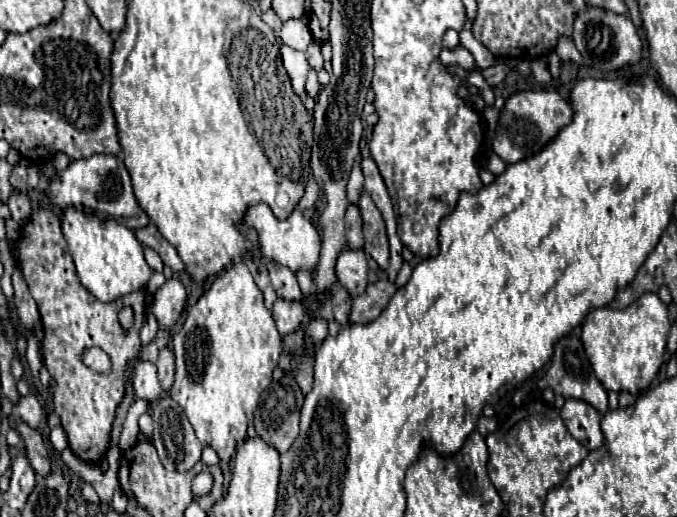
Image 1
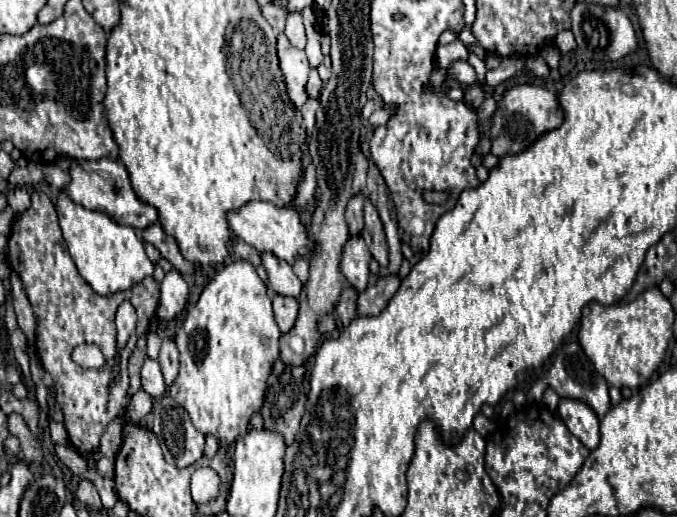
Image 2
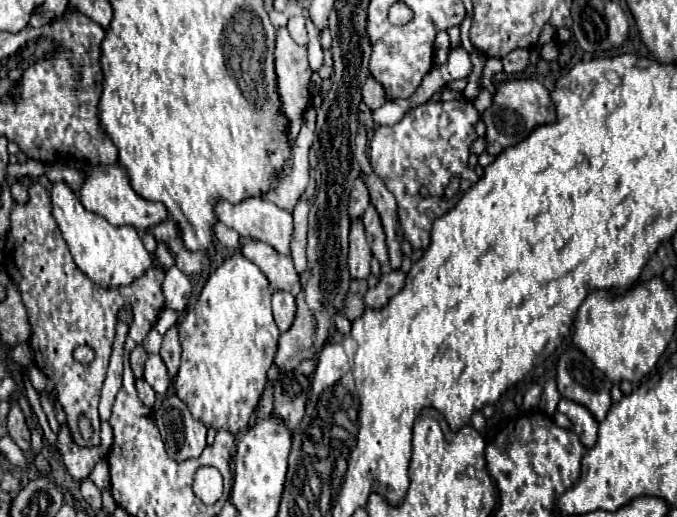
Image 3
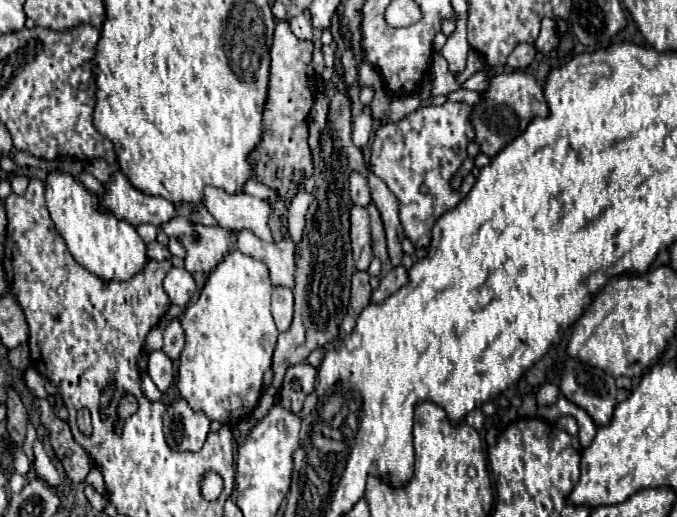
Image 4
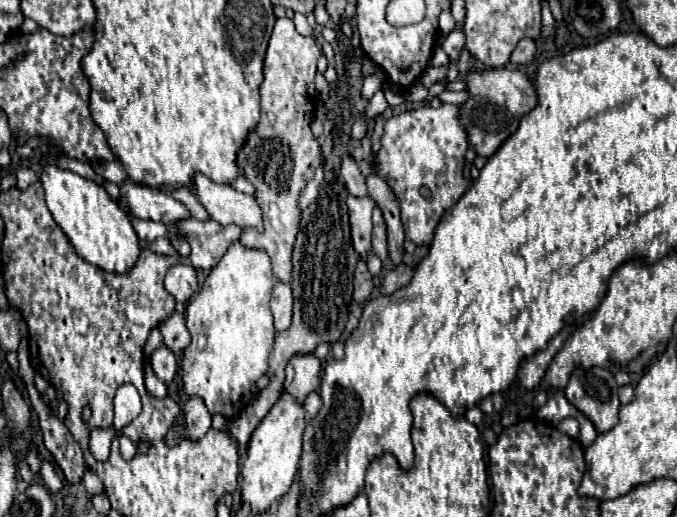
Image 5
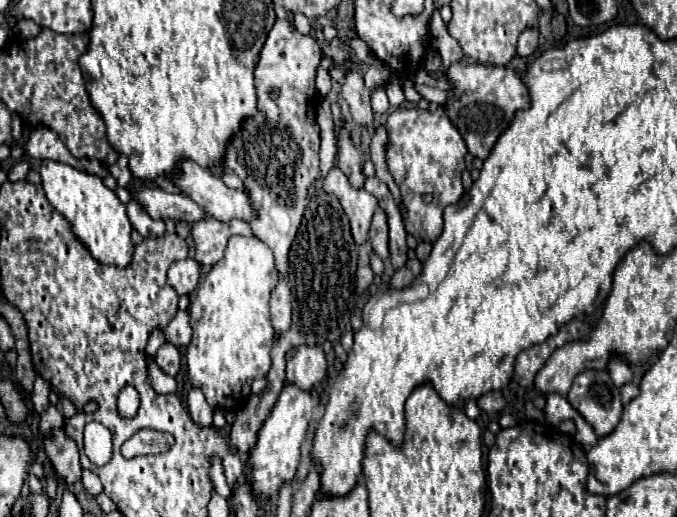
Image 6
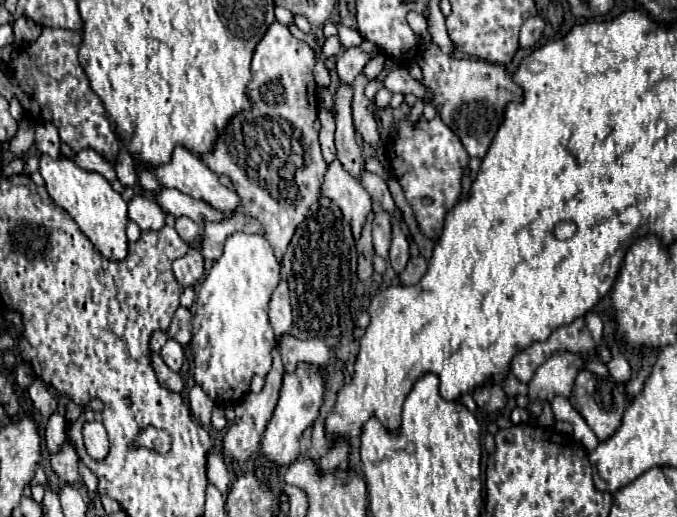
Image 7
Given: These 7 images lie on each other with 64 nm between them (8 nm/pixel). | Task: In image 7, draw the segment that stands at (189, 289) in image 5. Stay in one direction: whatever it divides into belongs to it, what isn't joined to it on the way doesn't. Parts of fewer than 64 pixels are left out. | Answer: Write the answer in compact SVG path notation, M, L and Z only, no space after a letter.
M190 248L186 256L174 260L172 272L182 288L194 286L204 274L204 258L200 256L200 248Z

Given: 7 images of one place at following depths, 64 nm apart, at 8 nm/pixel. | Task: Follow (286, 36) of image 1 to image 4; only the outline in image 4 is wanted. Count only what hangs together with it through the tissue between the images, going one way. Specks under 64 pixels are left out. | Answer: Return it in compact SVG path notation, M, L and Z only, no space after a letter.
M304 14L290 18L288 24L290 24L290 28L298 40L312 40L312 24L308 22L308 18Z

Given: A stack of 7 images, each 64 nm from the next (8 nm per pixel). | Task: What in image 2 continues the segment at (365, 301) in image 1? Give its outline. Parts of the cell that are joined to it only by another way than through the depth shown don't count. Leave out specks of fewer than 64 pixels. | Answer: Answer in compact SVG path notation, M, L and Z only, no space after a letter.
M384 276L358 296L358 316L378 316L400 286L398 276Z

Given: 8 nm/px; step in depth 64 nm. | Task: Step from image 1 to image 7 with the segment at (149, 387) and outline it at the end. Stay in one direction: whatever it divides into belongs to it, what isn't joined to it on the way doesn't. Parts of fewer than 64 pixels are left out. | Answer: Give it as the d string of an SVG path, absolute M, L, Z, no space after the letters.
M168 340L164 346L162 346L162 352L160 352L162 360L166 362L166 366L174 372L180 372L180 366L184 362L184 352L182 352L182 346L174 340Z

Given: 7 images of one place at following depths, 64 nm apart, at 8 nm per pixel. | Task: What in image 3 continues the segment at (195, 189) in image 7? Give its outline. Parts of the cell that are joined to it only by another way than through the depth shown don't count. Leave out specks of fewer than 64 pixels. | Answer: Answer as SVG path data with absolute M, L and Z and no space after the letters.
M248 198L242 200L240 204L228 204L228 202L220 202L216 206L216 216L222 224L226 224L228 228L236 230L242 238L252 238L258 242L264 242L268 246L272 246L278 254L282 256L290 256L290 242L292 242L292 232L294 232L294 220L292 220L292 212L278 208L276 204L268 202L268 200L260 200L260 198Z

